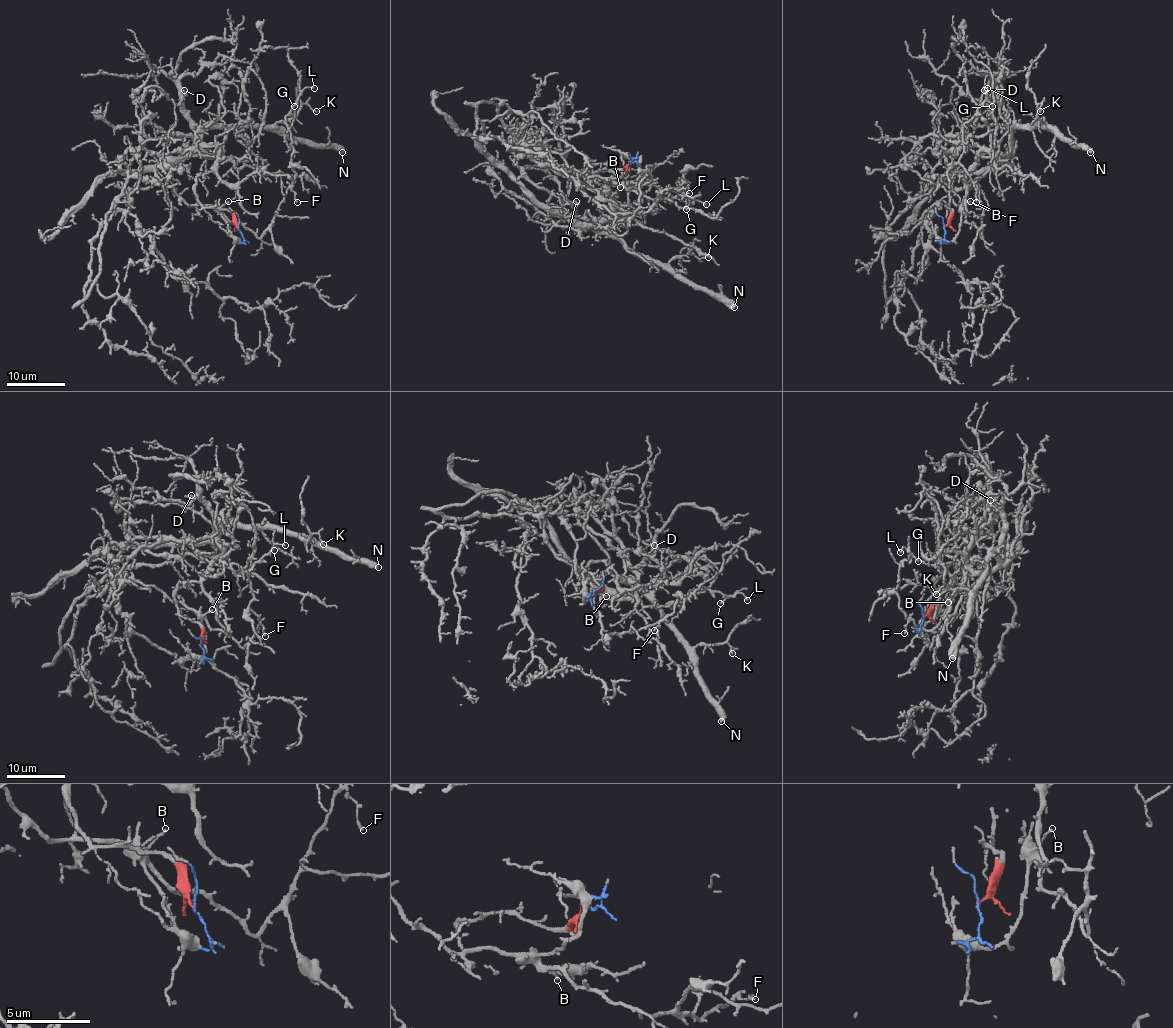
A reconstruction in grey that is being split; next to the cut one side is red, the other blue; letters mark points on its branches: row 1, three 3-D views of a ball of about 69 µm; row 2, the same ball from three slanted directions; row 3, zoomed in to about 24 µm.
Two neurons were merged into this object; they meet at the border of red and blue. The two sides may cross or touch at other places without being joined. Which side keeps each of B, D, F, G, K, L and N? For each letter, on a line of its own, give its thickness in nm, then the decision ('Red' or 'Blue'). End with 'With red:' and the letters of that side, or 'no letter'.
B: Thickness 120 nm. Blue
D: Thickness 120 nm. Red
F: Thickness 130 nm. Blue
G: Thickness 120 nm. Blue
K: Thickness 130 nm. Red
L: Thickness 160 nm. Blue
N: Thickness 550 nm. Red
With red: D, K, N

